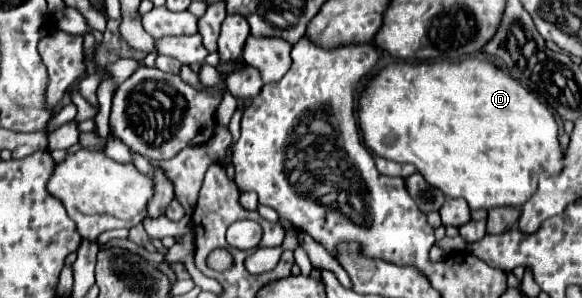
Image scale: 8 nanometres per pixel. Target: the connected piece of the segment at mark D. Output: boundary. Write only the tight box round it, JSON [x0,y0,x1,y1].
[359,55,565,210]

